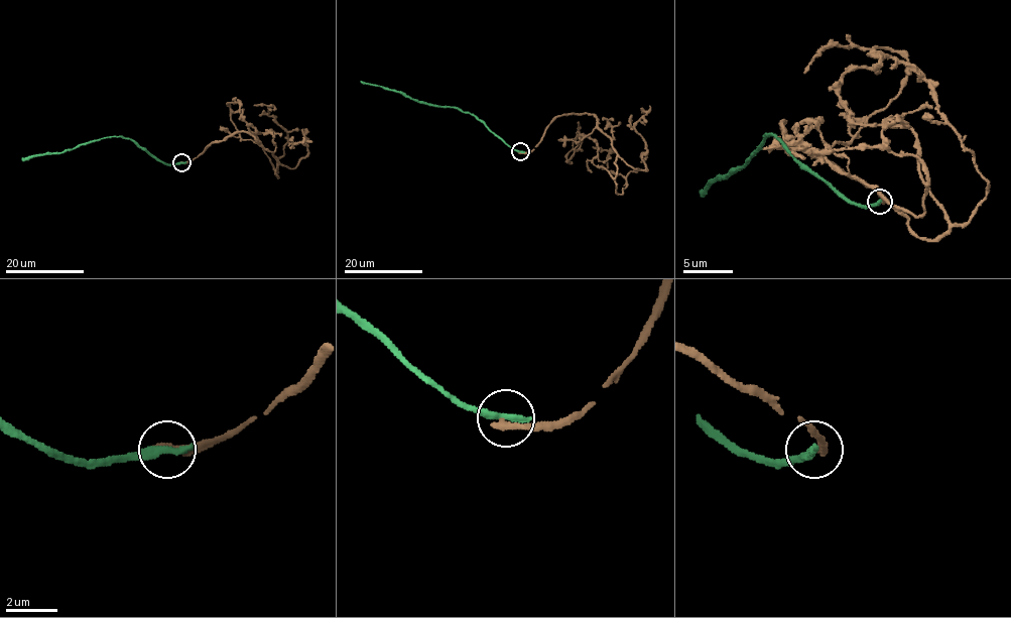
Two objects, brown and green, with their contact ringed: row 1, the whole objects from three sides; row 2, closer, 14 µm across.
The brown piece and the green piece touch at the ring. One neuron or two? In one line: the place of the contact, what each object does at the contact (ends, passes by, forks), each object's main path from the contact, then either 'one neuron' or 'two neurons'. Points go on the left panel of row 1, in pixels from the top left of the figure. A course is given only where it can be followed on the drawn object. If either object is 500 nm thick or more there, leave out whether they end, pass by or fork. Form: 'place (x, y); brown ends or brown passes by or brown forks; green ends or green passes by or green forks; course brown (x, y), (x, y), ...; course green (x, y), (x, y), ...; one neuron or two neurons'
place (181, 162); brown ends; green ends; course brown (181, 162), (248, 131), (278, 161), (278, 177), (288, 133), (268, 115), (269, 105), (254, 105); course green (181, 162), (164, 163), (129, 138), (118, 136), (103, 137), (62, 152), (21, 160); two neurons

